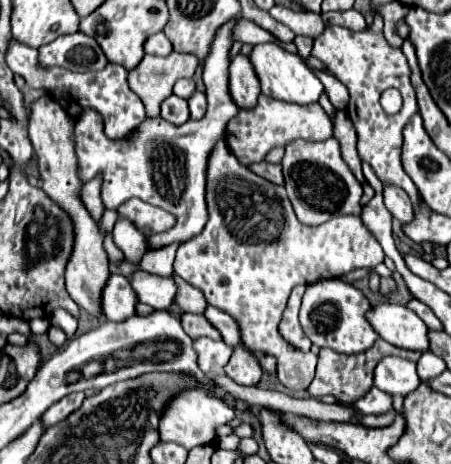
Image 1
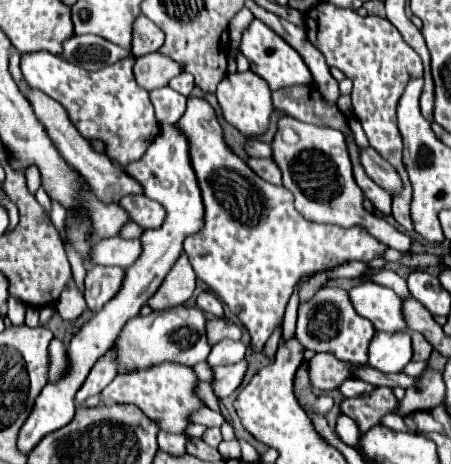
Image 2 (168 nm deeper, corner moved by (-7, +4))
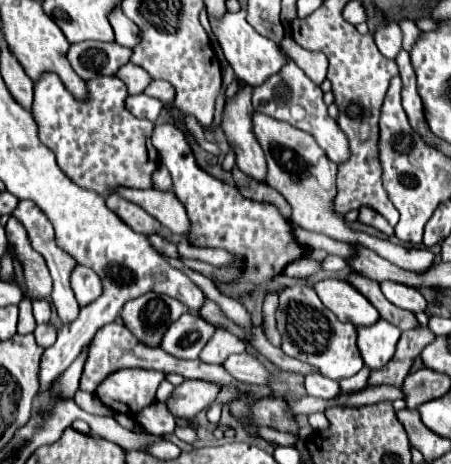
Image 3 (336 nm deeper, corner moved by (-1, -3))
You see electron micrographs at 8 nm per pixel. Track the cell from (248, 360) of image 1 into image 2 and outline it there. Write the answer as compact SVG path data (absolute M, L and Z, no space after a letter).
M241 360L239 364L217 366L217 368L211 368L211 370L213 370L213 384L211 384L213 394L217 398L227 398L241 384L245 370L247 370L247 362Z

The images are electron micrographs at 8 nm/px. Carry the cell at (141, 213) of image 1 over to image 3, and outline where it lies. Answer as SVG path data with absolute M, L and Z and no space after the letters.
M109 195L107 197L107 207L113 209L133 231L143 233L143 235L153 235L161 231L161 225L157 223L157 219L153 219L147 211L143 211L139 205L129 203L125 199L121 199L119 195Z

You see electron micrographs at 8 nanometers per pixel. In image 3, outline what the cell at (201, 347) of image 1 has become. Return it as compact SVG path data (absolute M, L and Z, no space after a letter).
M249 353L229 355L229 359L225 359L223 367L225 367L225 371L229 371L229 375L233 375L241 383L267 383L267 379L269 379L269 371L265 369L265 365L259 363Z

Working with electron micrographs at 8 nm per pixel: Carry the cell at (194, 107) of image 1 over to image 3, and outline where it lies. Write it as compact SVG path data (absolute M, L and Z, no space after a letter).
M171 121L157 125L151 139L155 149L159 151L159 161L167 165L173 177L173 193L187 209L191 221L191 245L219 247L233 255L233 261L227 267L235 269L239 277L235 281L215 281L217 289L223 295L233 299L249 297L255 293L257 287L273 283L273 279L279 277L289 263L307 257L307 245L297 241L291 221L281 215L281 211L273 207L273 203L253 203L251 199L245 199L235 185L229 185L199 167L187 135L185 131L181 131L179 123Z

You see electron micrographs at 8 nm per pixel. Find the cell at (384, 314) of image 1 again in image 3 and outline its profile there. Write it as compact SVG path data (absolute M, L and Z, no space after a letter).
M323 279L315 283L315 291L325 307L329 307L337 319L351 321L357 327L371 327L379 319L379 311L361 295L351 283L337 279Z

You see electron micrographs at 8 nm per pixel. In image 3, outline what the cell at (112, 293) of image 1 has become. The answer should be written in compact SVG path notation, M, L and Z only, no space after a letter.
M75 267L73 275L71 275L71 285L75 291L75 297L79 301L81 307L85 307L87 303L93 303L93 299L97 299L101 295L101 277L91 271L89 267Z

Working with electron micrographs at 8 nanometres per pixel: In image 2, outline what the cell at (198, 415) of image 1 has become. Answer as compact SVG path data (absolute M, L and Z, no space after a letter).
M163 362L145 370L131 370L121 376L117 376L103 392L101 396L107 402L115 404L133 404L141 408L151 420L157 420L159 428L173 434L183 434L183 430L189 426L187 418L191 412L201 408L201 400L193 392L195 388L195 374L189 366L175 364L175 362Z

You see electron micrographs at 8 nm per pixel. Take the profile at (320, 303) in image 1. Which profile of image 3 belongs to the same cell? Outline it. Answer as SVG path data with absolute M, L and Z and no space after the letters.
M293 285L279 293L277 329L283 337L283 353L319 367L319 371L329 379L341 381L345 377L353 377L363 367L357 351L357 327L341 323L333 311L321 303L313 287Z

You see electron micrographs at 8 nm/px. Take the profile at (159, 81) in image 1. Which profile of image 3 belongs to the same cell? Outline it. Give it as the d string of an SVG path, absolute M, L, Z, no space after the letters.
M127 63L125 67L121 67L117 71L117 77L127 85L131 95L143 93L145 87L149 87L149 81L151 81L151 75L143 67L137 67L135 63Z

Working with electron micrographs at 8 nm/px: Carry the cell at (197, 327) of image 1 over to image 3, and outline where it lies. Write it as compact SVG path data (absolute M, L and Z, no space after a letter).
M217 329L213 339L203 347L199 359L203 363L217 363L221 365L229 355L233 353L243 353L245 345L239 337L235 337L233 333L225 331L225 329Z

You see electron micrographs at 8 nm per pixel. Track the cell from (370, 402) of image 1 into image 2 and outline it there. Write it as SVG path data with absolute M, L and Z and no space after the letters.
M349 378L349 380L345 380L337 390L339 390L345 398L353 398L353 396L367 396L367 392L371 392L371 388L373 388L373 386L367 384L367 382Z

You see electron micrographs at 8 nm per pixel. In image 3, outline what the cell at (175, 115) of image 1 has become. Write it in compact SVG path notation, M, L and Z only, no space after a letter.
M141 93L141 95L131 95L131 97L127 97L127 107L129 107L129 111L131 111L135 117L145 117L145 119L149 119L149 121L155 123L165 105L163 105L159 99L153 99L153 97Z

